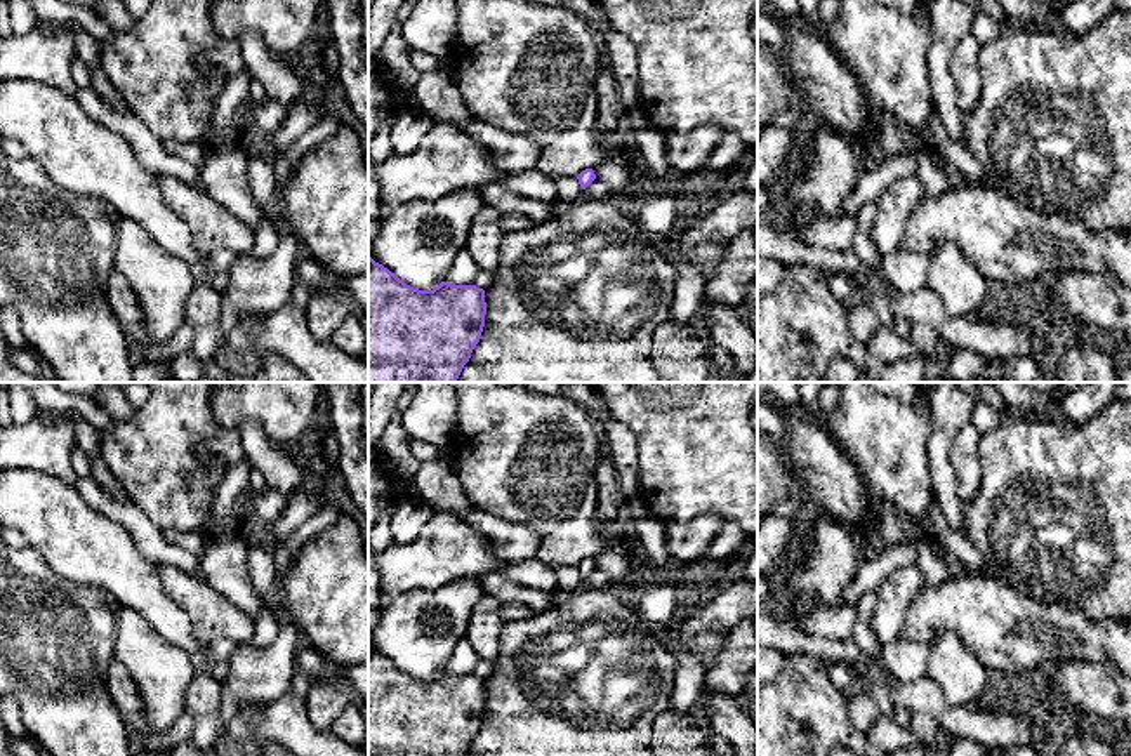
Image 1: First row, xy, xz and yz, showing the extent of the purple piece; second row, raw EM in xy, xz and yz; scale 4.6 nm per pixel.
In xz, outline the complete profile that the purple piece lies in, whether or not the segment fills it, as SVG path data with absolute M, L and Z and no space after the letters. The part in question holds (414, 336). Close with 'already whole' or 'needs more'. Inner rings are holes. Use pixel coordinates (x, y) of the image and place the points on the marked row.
M368 257L368 382L457 382L485 327L485 290L441 282L433 290L407 285Z; already whole

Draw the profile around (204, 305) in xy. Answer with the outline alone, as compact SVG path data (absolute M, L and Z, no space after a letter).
M195 285L186 302L186 322L195 328L215 325L221 320L221 294L210 287Z

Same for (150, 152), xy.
M76 89L75 96L82 109L97 123L120 134L130 146L134 158L148 172L172 176L186 184L202 188L200 169L167 151L153 136L146 122L132 109L111 108L94 89Z

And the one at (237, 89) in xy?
M248 68L240 70L228 78L217 97L215 113L207 132L208 146L222 146L243 139L235 129L235 113L241 103L250 99L252 73Z

